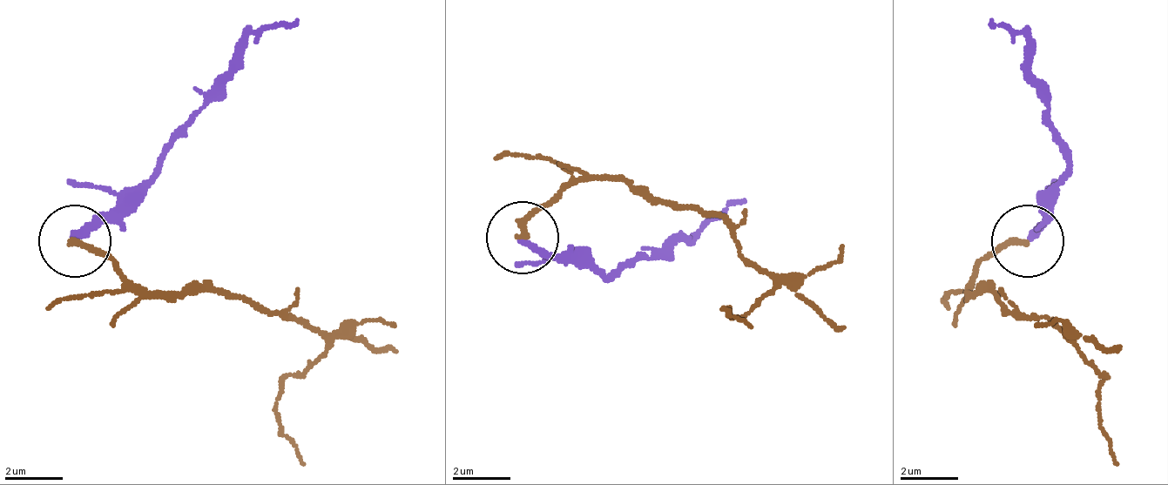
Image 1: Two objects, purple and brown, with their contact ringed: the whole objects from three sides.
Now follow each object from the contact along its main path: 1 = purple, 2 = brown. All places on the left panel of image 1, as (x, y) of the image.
1: (76, 243), (155, 171), (162, 142), (248, 41), (299, 27)
2: (76, 243), (91, 243), (148, 293), (241, 293), (292, 314), (327, 343), (278, 400), (278, 429), (307, 466)

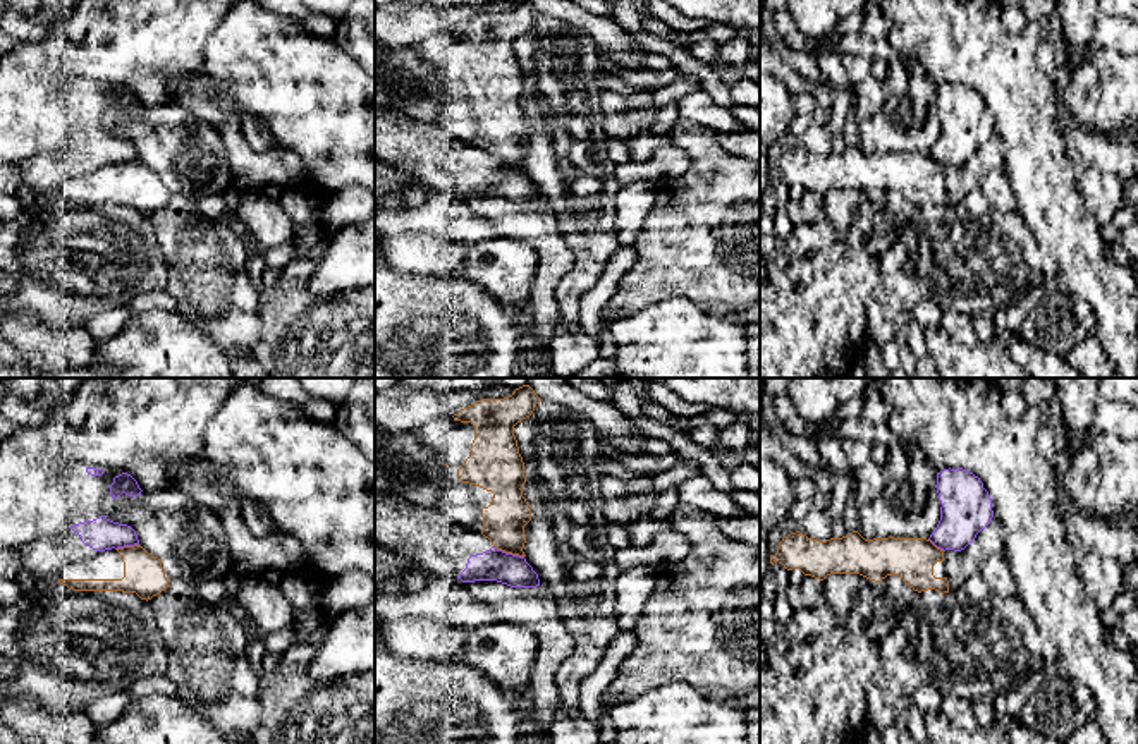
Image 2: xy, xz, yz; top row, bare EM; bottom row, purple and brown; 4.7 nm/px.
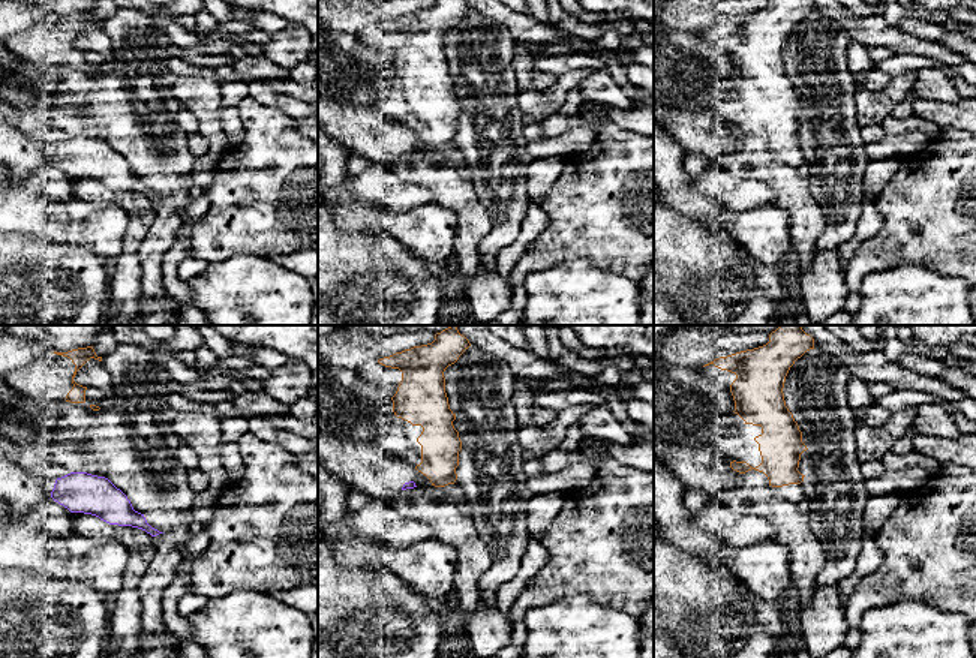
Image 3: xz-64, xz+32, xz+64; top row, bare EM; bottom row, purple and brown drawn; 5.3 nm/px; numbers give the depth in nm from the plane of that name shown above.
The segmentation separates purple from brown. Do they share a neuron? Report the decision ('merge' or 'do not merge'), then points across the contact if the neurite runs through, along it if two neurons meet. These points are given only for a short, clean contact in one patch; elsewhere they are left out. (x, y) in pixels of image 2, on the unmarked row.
do not merge; border xz (494, 160), (523, 172)

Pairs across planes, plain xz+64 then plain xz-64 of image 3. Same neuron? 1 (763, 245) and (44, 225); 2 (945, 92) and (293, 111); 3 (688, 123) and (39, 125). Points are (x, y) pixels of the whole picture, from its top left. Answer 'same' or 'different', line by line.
1: same
2: same
3: same

